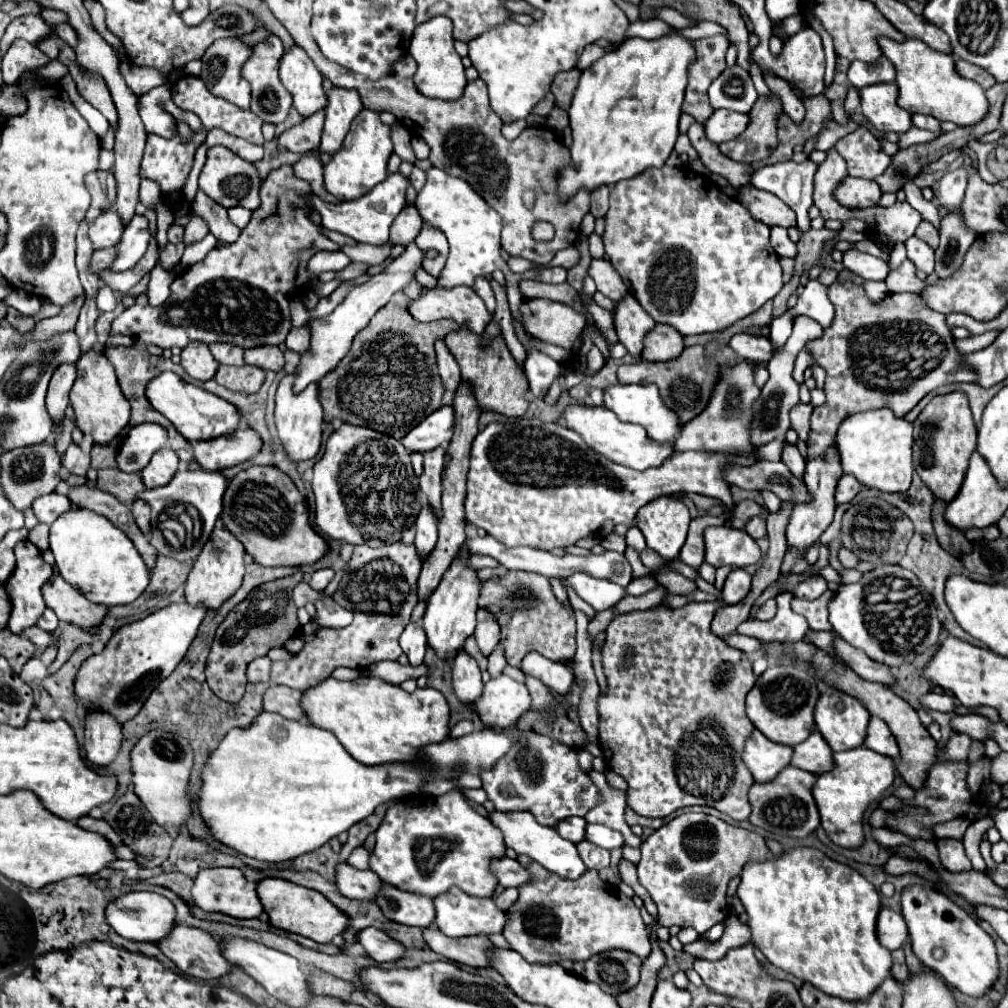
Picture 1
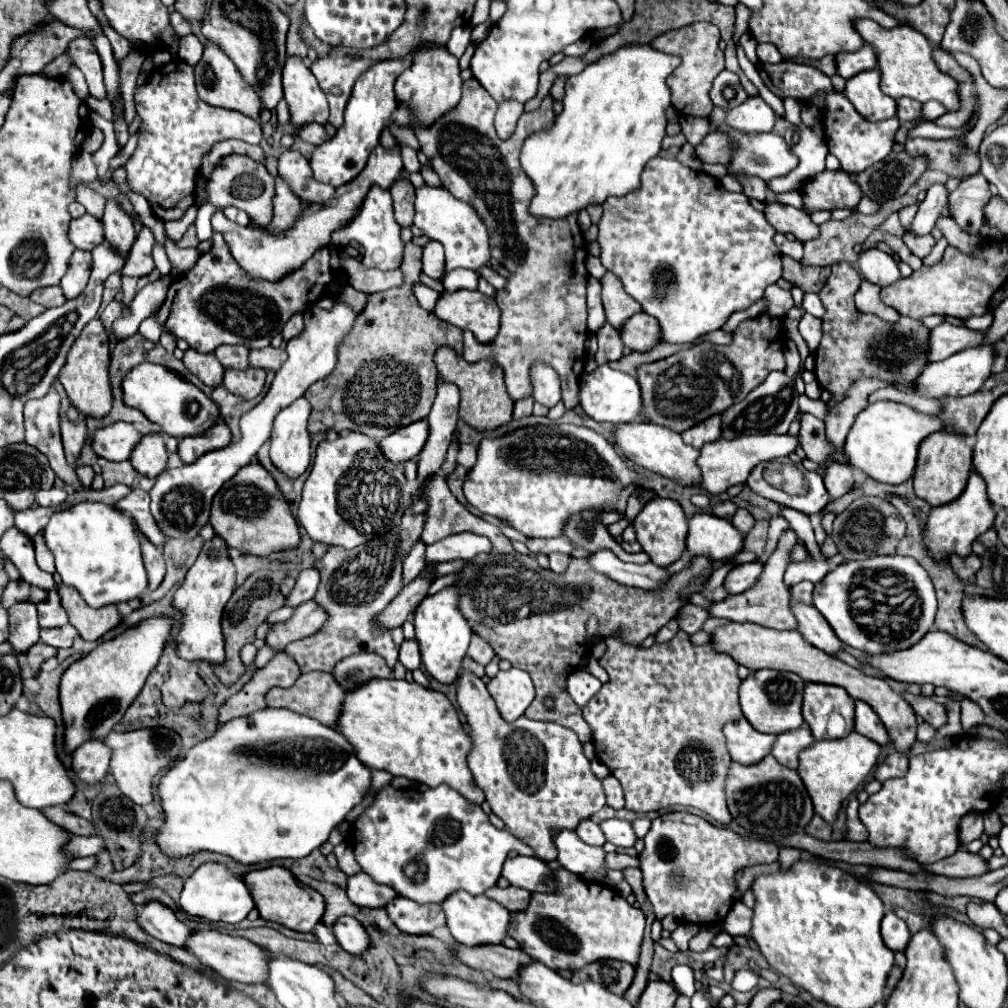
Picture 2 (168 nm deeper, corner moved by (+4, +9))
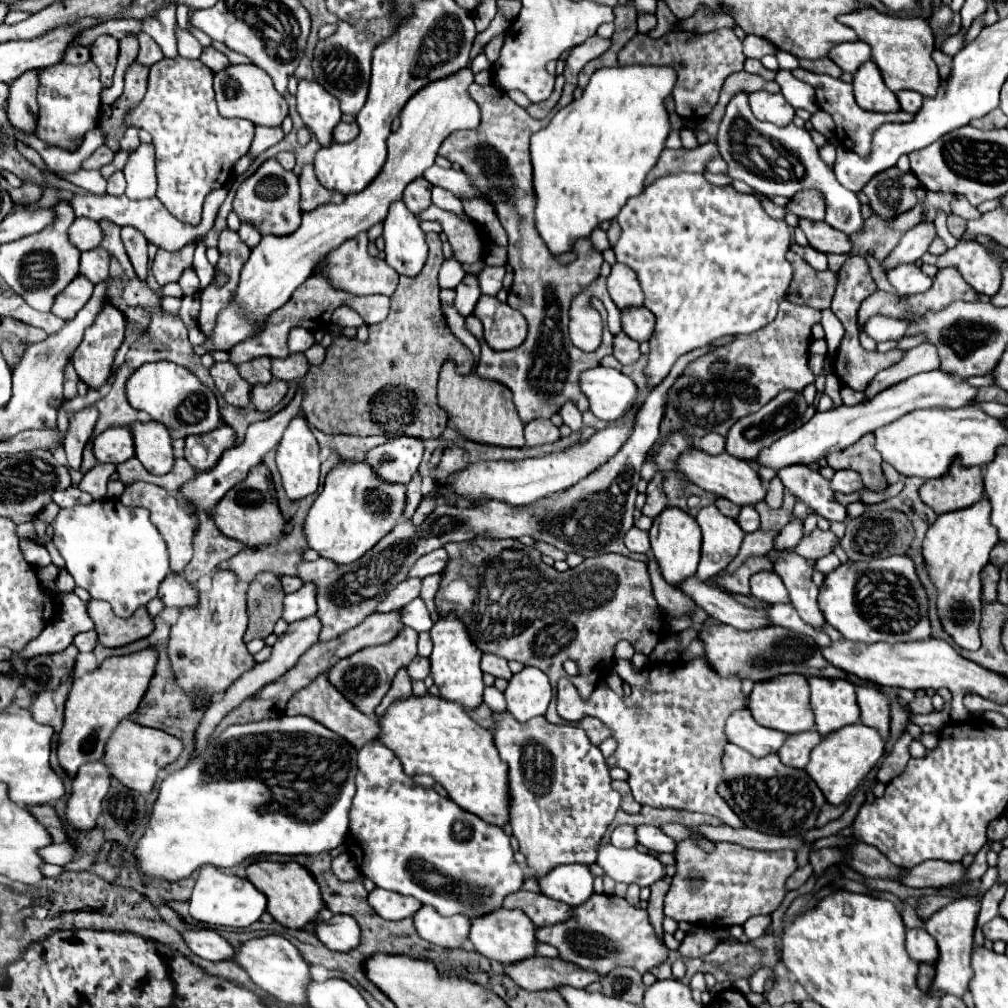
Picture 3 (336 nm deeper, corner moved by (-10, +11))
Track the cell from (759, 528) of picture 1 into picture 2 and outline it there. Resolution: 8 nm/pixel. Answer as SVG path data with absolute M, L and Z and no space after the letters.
M740 508L734 516L732 516L732 524L740 530L740 532L750 532L752 528L754 528L754 524L756 524L756 520L754 520L754 516L746 510L746 508Z

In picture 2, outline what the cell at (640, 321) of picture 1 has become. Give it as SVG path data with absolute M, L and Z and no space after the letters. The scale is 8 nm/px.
M606 272L606 276L600 282L602 282L602 302L606 310L606 320L616 330L620 330L624 322L628 322L632 314L642 312L642 308L640 304L636 304L636 300L632 300L632 296L628 296L628 292L624 292L620 278L616 278L612 272Z

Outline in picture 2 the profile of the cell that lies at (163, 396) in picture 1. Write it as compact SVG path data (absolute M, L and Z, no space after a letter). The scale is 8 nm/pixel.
M150 362L136 366L124 378L122 390L124 390L124 402L128 406L138 408L140 412L144 412L144 416L148 416L148 420L156 422L162 428L162 432L176 438L206 432L208 428L212 428L212 424L220 420L220 408L200 388L178 376L174 370L168 370L166 366Z

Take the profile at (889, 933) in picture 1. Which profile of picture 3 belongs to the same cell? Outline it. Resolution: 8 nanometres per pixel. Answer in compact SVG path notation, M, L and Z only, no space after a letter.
M924 928L906 932L906 950L912 960L932 964L932 966L934 966L934 958L938 956L936 942L934 938L930 938L930 934L926 934Z

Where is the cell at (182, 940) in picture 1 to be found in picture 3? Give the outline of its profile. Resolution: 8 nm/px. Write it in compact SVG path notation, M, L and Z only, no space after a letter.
M264 936L264 938L254 938L240 948L236 948L236 958L234 962L242 966L248 976L254 980L256 986L266 990L268 994L276 996L284 1004L294 1004L294 1006L308 1006L306 998L306 986L312 982L310 970L298 948L282 938L282 936Z

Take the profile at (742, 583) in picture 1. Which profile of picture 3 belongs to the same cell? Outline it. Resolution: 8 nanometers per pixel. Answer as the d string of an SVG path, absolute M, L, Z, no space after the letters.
M758 572L750 578L750 588L752 596L766 604L780 604L780 602L790 602L788 590L782 582L782 578L776 572Z

